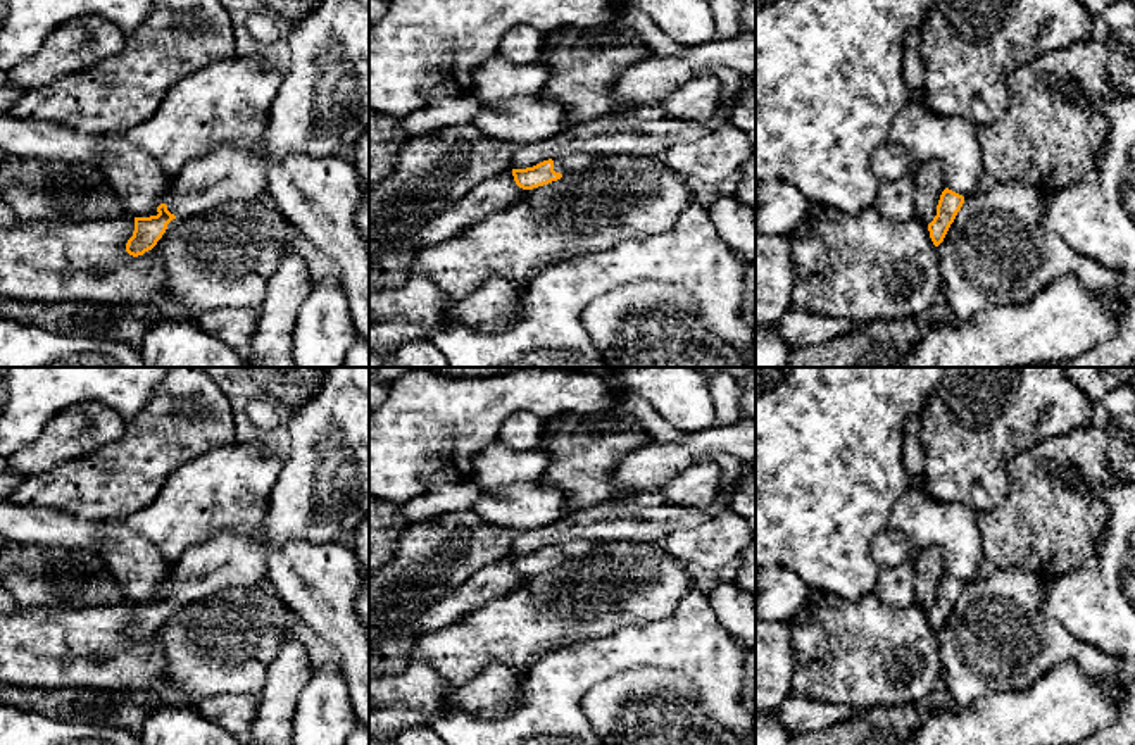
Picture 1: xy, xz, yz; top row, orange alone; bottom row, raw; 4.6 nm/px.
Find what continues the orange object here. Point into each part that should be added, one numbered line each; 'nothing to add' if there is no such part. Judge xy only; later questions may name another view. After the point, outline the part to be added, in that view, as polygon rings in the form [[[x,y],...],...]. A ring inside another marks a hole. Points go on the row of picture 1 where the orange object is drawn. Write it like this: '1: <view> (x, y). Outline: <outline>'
1: xy (321, 107). Outline: [[[321,0],[288,36],[290,66],[271,105],[264,141],[255,150],[224,143],[186,162],[171,179],[164,203],[176,219],[188,219],[224,202],[266,197],[266,171],[290,153],[333,157],[357,147],[369,131],[369,0]]]

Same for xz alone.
1: xz (578, 162). Outline: [[[576,153],[564,159],[554,160],[554,171],[562,176],[586,171],[588,167],[597,166],[602,160],[602,155]]]

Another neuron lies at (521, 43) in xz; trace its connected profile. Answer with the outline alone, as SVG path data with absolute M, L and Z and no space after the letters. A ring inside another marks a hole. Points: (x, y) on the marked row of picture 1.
M517 24L500 36L497 55L514 64L530 64L540 57L542 50L543 33L528 24Z

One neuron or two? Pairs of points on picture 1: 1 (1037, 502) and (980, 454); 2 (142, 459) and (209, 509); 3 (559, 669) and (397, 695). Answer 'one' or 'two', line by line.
1: two
2: two
3: two

